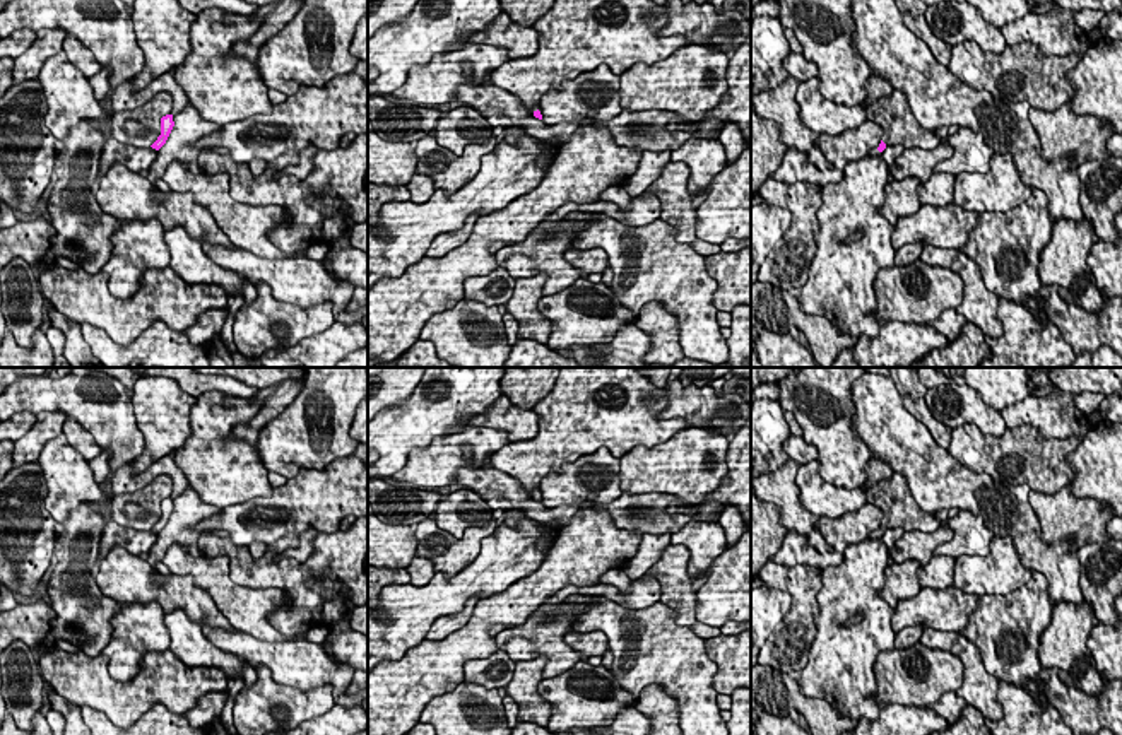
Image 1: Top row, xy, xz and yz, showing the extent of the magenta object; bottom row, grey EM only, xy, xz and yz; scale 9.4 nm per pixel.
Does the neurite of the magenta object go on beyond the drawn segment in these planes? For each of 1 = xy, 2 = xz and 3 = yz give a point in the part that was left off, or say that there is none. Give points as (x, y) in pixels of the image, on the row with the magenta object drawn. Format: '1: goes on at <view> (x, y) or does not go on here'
1: does not go on here
2: does not go on here
3: does not go on here

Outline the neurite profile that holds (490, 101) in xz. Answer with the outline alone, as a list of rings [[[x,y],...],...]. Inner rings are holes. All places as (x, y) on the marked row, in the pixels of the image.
[[[458,85],[453,101],[474,108],[486,120],[496,116],[498,121],[494,126],[522,126],[535,138],[556,138],[564,144],[580,126],[580,121],[564,121],[549,126],[535,118],[518,97],[496,85]]]

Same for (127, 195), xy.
[[[115,162],[103,176],[96,202],[101,210],[120,220],[151,220],[156,219],[164,231],[181,226],[192,239],[236,250],[224,231],[217,226],[212,214],[198,205],[193,195],[164,193],[162,202],[156,200],[154,186],[140,173],[133,173],[120,162]]]

